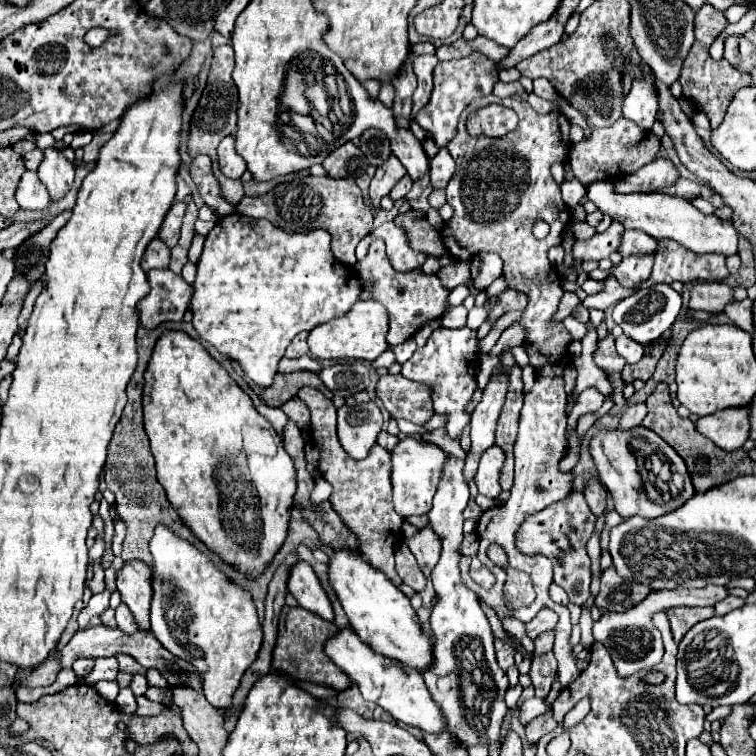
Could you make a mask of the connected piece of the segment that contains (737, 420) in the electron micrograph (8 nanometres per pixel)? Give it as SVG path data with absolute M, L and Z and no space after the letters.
M749 406L719 410L717 414L703 416L695 422L697 430L713 440L719 448L733 452L749 438Z

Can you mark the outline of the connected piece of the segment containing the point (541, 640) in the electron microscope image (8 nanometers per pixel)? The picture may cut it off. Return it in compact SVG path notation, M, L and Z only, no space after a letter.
M553 630L537 636L537 638L533 640L533 644L535 644L535 654L545 654L545 652L549 652L549 650L553 648Z

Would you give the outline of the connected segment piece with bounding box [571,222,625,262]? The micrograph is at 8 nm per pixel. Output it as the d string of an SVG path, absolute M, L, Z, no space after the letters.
M613 222L611 228L605 230L603 234L595 234L591 240L583 240L583 242L573 244L573 248L571 248L573 258L579 262L609 258L609 254L617 250L623 230L625 228L619 222Z

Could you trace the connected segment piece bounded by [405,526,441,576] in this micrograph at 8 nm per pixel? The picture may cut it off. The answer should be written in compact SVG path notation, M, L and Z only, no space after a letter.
M431 526L419 530L419 534L415 534L413 538L405 540L409 550L415 554L417 558L417 564L421 566L421 572L425 576L431 574L433 566L437 564L437 558L439 558L439 550L441 550L441 542L437 538L437 534L431 530Z

